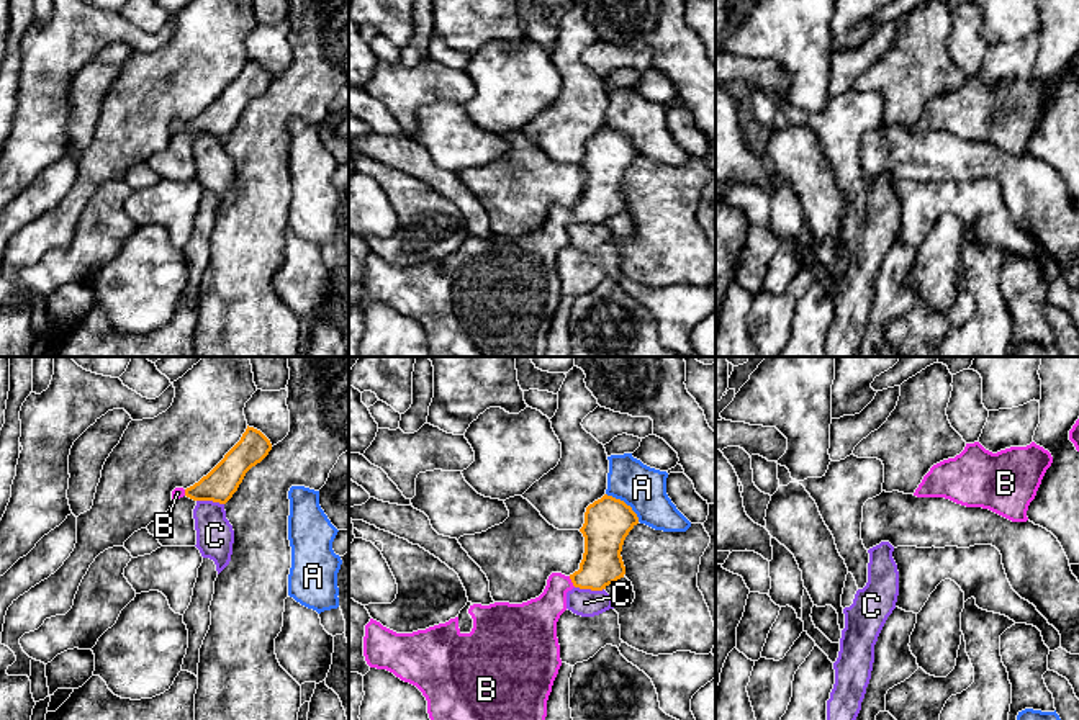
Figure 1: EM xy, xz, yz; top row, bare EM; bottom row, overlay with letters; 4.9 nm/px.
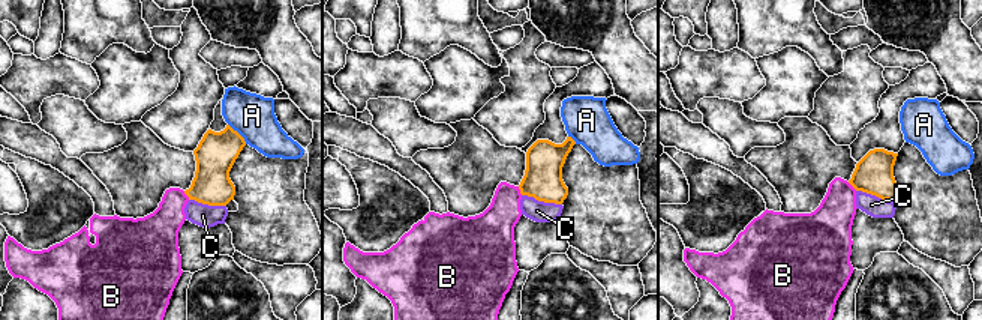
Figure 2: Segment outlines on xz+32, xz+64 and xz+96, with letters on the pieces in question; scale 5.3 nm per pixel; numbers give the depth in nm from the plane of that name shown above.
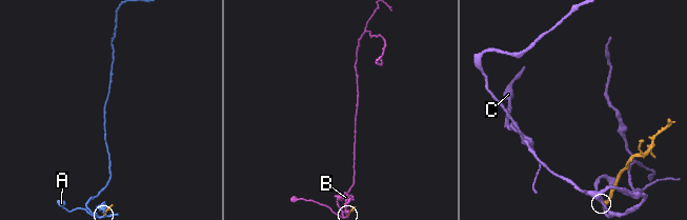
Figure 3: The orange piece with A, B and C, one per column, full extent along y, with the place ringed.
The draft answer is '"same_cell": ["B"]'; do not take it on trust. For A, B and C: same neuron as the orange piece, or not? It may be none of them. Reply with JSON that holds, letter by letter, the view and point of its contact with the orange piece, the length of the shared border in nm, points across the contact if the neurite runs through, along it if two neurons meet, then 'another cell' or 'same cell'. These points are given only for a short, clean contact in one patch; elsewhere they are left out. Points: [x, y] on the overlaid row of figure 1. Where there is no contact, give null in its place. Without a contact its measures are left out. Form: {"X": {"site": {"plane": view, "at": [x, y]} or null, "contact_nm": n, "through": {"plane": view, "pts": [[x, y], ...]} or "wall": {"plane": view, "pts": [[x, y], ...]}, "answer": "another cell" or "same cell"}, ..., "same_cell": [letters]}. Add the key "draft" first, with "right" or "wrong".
{"draft": "right", "A": {"site": {"plane": "xz", "at": [624, 503]}, "contact_nm": 220, "answer": "another cell"}, "B": {"site": {"plane": "xz", "at": [572, 581]}, "contact_nm": 70, "through": {"plane": "xz", "pts": [[601, 565], [590, 576], [572, 581], [537, 619]]}, "answer": "same cell"}, "C": {"site": {"plane": "xz", "at": [590, 588]}, "contact_nm": 140, "wall": {"plane": "xz", "pts": [[575, 586], [603, 589]]}, "answer": "another cell"}, "same_cell": ["B"]}

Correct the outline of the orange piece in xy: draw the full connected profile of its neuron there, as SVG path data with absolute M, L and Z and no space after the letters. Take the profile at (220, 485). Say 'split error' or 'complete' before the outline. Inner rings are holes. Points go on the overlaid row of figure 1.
split error; M249 427L241 440L224 455L224 458L198 483L172 491L172 501L183 496L193 501L213 501L226 504L237 491L246 473L260 463L272 450L270 440L257 429Z

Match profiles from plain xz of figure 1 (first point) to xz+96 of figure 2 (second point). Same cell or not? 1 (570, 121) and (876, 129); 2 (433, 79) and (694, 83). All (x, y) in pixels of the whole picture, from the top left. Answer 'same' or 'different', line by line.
1: different
2: same

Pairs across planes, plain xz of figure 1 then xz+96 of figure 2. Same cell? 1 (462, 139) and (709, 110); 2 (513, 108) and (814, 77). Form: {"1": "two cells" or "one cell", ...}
{"1": "one cell", "2": "one cell"}

